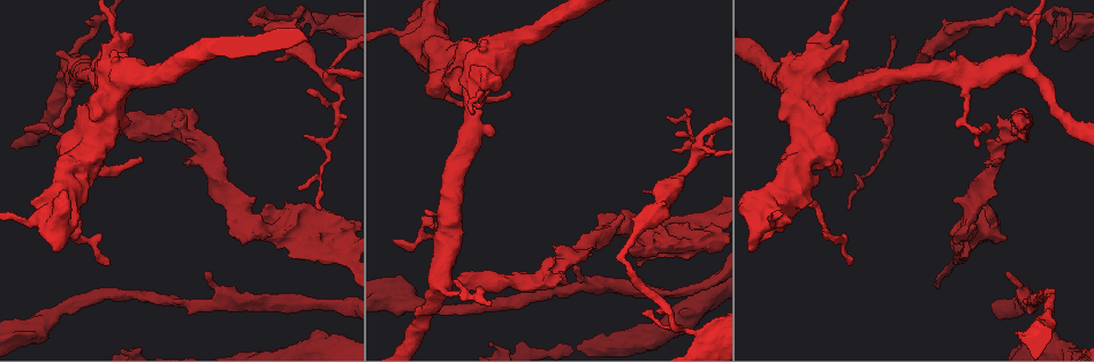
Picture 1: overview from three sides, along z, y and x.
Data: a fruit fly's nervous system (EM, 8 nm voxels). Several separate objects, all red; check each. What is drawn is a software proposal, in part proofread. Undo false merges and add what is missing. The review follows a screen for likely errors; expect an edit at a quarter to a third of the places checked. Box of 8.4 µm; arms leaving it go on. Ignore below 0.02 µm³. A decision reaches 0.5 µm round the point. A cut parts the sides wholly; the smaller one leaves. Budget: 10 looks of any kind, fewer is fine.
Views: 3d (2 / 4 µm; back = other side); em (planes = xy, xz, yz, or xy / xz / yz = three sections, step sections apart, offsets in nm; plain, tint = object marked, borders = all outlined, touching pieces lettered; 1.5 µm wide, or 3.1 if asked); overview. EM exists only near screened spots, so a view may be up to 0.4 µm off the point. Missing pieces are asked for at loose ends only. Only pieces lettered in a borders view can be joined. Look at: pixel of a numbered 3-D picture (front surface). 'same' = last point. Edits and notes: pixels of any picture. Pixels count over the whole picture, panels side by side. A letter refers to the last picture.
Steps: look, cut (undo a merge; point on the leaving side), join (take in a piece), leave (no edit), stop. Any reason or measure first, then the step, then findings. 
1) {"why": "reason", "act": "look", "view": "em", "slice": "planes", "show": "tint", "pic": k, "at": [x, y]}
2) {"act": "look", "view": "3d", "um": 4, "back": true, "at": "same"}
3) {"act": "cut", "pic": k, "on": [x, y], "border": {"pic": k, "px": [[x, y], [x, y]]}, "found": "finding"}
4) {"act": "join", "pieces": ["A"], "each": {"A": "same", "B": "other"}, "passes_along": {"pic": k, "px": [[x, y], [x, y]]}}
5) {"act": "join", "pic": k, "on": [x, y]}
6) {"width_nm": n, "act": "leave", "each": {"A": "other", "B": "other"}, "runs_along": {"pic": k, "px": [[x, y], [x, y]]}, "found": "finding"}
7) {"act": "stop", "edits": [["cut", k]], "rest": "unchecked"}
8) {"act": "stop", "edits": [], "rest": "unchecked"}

{"why": "an open end", "act": "look", "view": "em", "slice": "planes", "show": "plain", "pic": 1, "at": [1053, 40]}

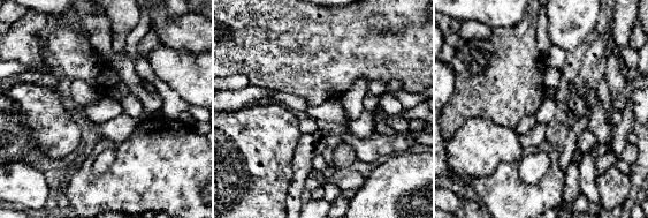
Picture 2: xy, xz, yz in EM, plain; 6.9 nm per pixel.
{"act": "look", "view": "em", "slice": "planes", "show": "borders", "at": "same"}

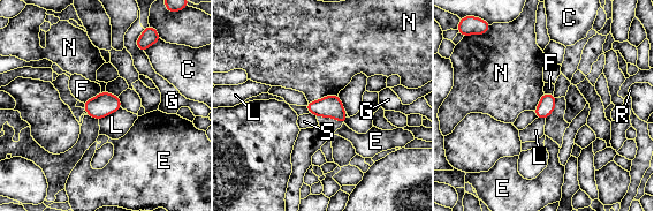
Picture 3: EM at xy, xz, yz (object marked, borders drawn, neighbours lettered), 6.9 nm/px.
{"longest_contact_nm": ["N", 220], "act": "leave", "each": {"C": "other", "E": "other", "F": "other", "G": "other", "L": "other", "N": "other", "R": "other", "S": "other"}, "border": {"pic": 3, "px": [[337, 93], [331, 93], [308, 102]]}, "found": "no lettered piece goes on from it"}

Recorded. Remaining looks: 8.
{"why": "an open end", "act": "look", "view": "em", "slice": "planes", "show": "borders", "pic": 1, "at": [836, 161]}

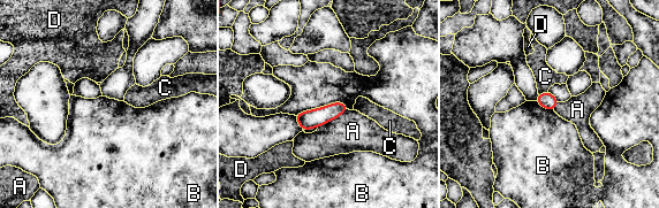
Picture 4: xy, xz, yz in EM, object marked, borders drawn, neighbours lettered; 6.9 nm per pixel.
{"width_nm": 110, "act": "leave", "each": {"A": "other", "B": "other", "C": "other", "D": "other"}, "found": "none of them fits"}

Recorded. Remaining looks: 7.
{"why": "free end", "act": "look", "view": "em", "slice": "planes", "show": "borders", "pic": 1, "at": [1022, 128]}

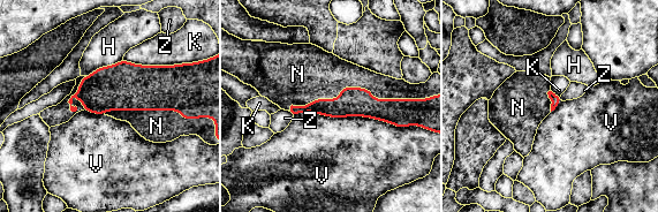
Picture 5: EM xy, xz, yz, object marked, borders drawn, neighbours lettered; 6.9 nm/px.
{"act": "join", "pieces": ["N"], "each": {"H": "other", "K": "other", "N": "same", "V": "other", "Z": "other"}, "passes_along": {"pic": 5, "px": [[354, 101], [347, 88], [315, 74]]}, "found": "it goes on there"}

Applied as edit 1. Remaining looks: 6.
{"act": "look", "view": "overview"}

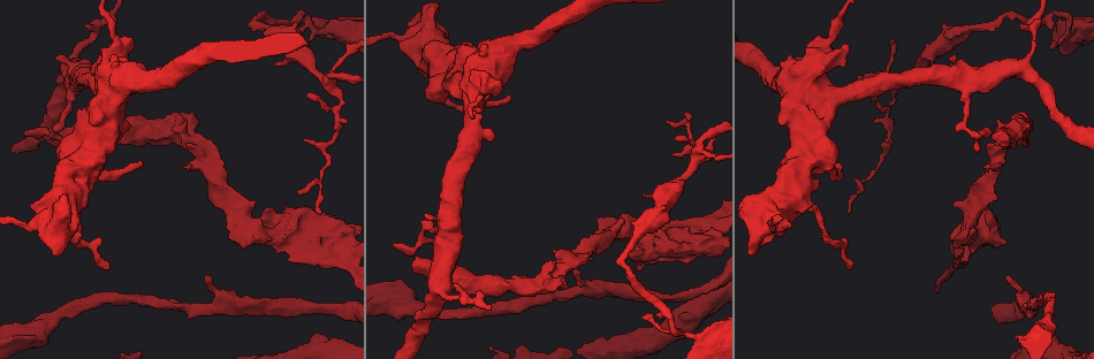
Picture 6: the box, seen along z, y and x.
{"act": "look", "view": "3d", "um": 2, "back": true, "pic": 6, "at": [229, 237]}

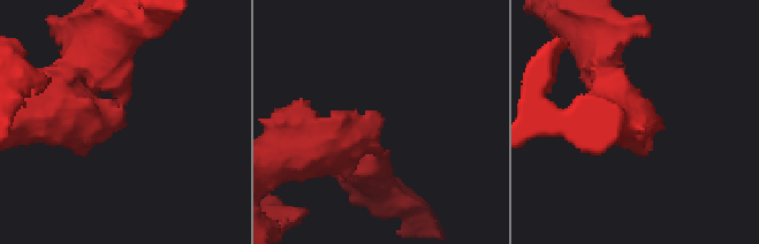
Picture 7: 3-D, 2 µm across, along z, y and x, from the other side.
{"act": "look", "view": "em", "slice": "xz", "step": 8, "show": "tint", "pic": 7, "at": [384, 119]}

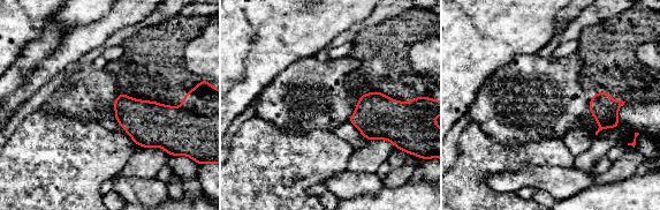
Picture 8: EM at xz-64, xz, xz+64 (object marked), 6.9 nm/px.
{"why": "cut it another way", "act": "look", "view": "em", "slice": "planes", "show": "borders", "at": "same"}

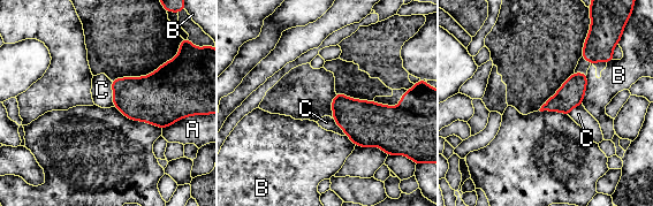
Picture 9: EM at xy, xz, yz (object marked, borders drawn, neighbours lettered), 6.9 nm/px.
{"act": "leave", "each": {"A": "other", "B": "other", "C": "other"}, "border": {"pic": 9, "px": [[109, 81], [114, 106]]}, "found": "no lettered piece goes on from it"}

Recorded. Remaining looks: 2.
{"act": "stop", "edits": [["join", 5]], "rest": "unchecked"}

